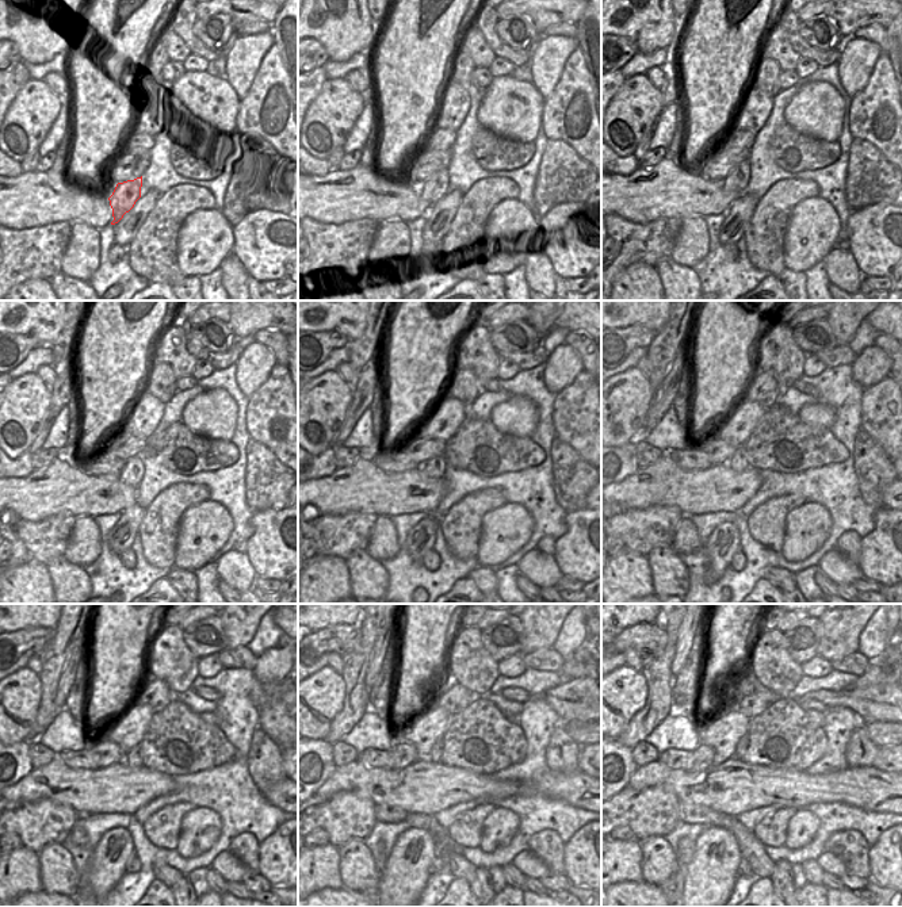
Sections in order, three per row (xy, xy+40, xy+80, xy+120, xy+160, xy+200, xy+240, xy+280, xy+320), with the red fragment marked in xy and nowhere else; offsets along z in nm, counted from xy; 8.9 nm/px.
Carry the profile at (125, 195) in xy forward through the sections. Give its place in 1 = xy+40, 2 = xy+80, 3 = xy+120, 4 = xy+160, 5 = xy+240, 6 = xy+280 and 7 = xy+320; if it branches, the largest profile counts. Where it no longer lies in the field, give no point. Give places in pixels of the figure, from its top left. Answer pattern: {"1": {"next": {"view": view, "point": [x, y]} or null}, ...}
{"1": {"next": {"view": "xy+40", "point": [436, 187]}}, "2": {"next": {"view": "xy+80", "point": [737, 180]}}, "3": {"next": {"view": "xy+120", "point": [133, 470]}}, "4": {"next": {"view": "xy+160", "point": [435, 467]}}, "5": {"next": {"view": "xy+240", "point": [133, 757]}}, "6": {"next": {"view": "xy+280", "point": [438, 749]}}, "7": {"next": {"view": "xy+320", "point": [742, 743]}}}

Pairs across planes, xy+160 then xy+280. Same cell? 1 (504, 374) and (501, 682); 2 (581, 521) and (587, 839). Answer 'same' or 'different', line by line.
1: different
2: same

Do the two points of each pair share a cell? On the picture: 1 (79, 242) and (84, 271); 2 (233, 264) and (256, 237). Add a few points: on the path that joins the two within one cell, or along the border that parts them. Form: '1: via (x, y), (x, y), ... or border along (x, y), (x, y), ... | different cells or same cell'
1: via (81, 249), (81, 264) | same cell
2: border along (232, 252), (249, 274) | different cells

